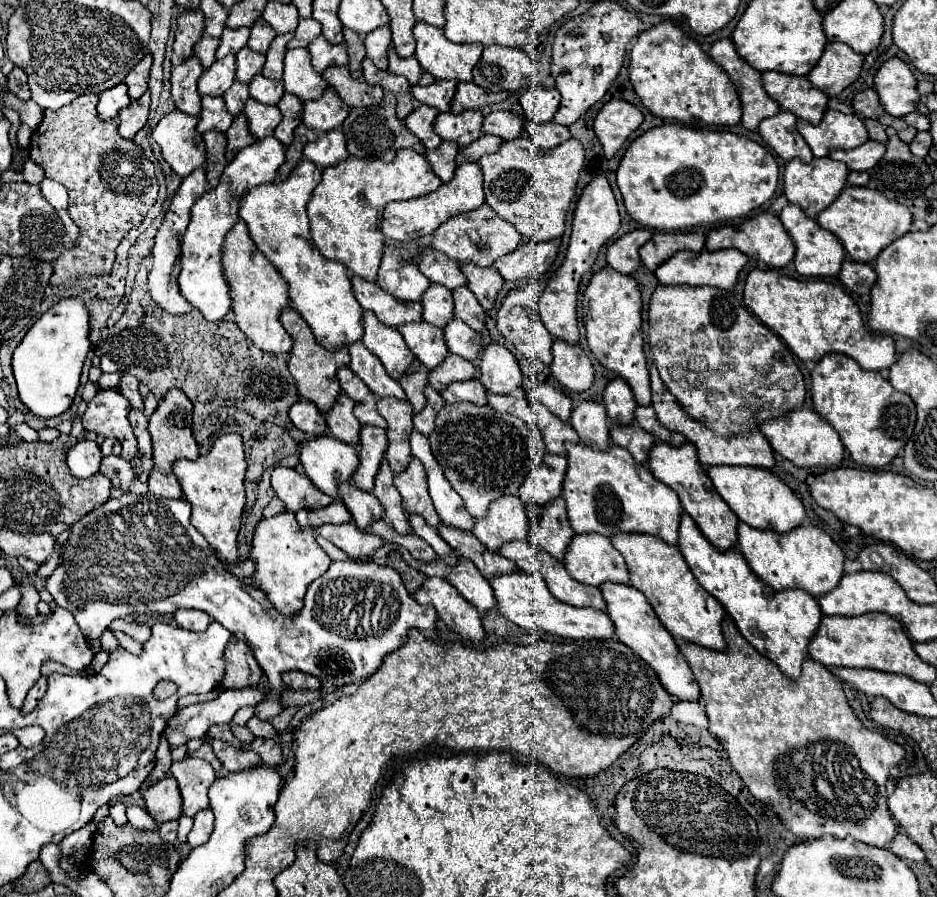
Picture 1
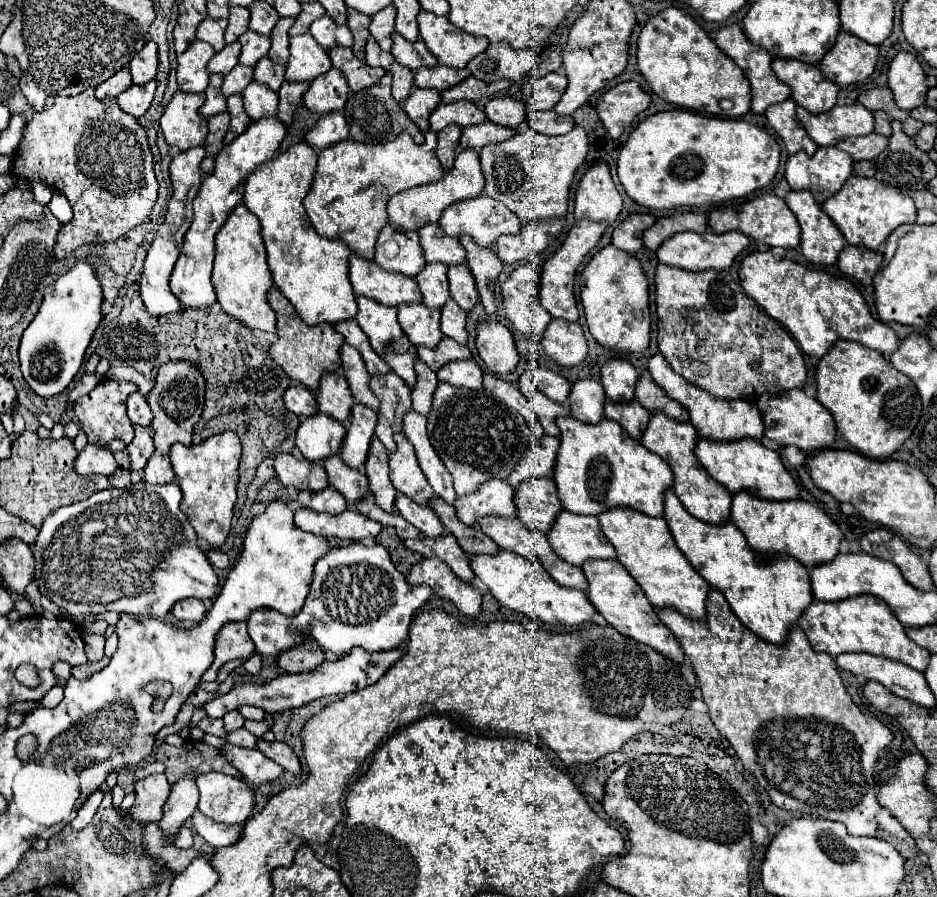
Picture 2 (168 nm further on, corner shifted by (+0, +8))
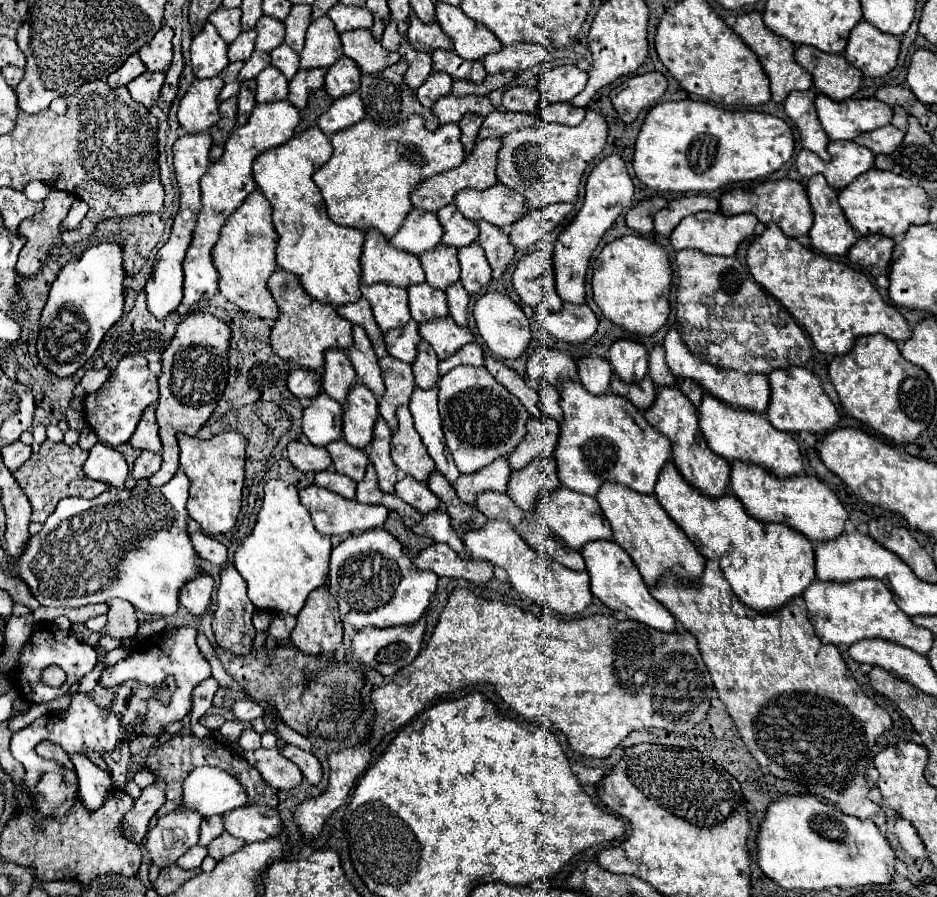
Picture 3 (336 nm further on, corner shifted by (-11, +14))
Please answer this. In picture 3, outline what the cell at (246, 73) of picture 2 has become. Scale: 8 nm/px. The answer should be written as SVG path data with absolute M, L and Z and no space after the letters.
M254 50L252 56L244 62L244 68L240 70L238 80L244 82L244 80L250 80L250 78L256 78L258 72L262 72L268 64L270 64L270 54L268 54L268 52L258 52L258 50Z

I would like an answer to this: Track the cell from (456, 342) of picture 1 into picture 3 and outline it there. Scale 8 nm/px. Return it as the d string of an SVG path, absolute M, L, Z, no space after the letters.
M460 282L452 284L448 290L446 290L446 298L448 298L448 308L450 308L450 316L454 318L454 322L458 326L466 326L466 306L468 306L468 292L464 290L464 286Z

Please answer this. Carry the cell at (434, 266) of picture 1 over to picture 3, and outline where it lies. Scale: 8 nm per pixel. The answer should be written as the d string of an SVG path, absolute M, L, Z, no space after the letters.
M448 204L448 206L440 208L438 210L438 220L440 220L442 230L444 230L444 236L442 236L444 246L462 248L462 246L468 246L468 244L476 242L476 238L478 238L476 222L464 218L454 208L454 204Z

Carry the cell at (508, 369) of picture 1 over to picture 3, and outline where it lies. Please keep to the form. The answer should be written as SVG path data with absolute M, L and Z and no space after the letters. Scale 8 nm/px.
M488 292L478 298L472 314L476 318L480 336L484 338L484 342L488 344L488 348L492 350L494 356L498 356L502 360L516 360L526 352L528 342L530 342L528 318L524 316L522 308L516 302L512 302L508 296L504 296L500 292Z

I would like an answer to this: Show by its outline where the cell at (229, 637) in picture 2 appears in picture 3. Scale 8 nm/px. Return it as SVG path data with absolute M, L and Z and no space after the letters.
M228 566L222 574L220 574L220 588L218 588L218 610L214 614L212 620L212 630L214 630L214 638L216 644L232 654L248 654L252 650L252 642L256 636L256 628L252 624L252 614L254 614L254 606L246 596L246 584L242 580L242 576L236 572L234 566Z

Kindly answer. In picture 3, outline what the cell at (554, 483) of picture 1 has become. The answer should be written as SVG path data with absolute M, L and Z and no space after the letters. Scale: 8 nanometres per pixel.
M530 418L526 428L528 428L528 434L518 444L518 448L508 456L508 462L510 462L512 470L520 470L540 456L552 456L552 452L556 448L556 444L548 442L546 428L544 428L542 420Z

